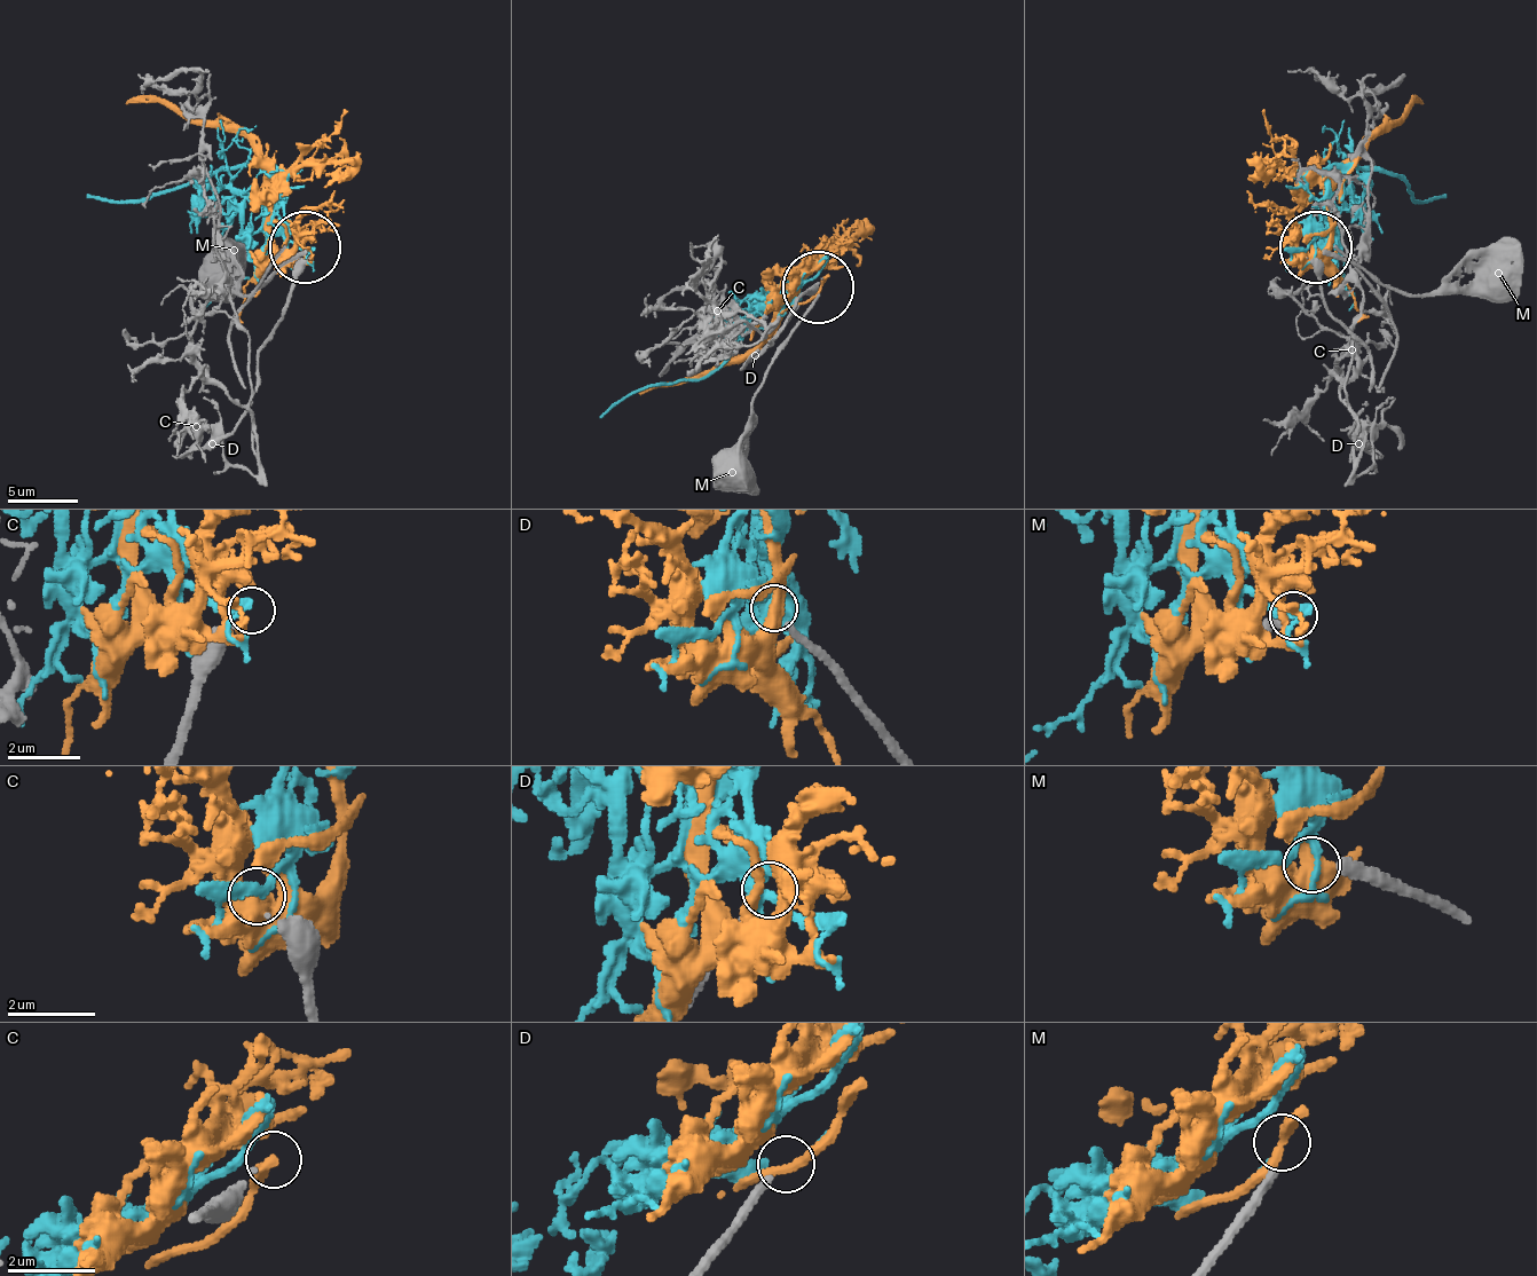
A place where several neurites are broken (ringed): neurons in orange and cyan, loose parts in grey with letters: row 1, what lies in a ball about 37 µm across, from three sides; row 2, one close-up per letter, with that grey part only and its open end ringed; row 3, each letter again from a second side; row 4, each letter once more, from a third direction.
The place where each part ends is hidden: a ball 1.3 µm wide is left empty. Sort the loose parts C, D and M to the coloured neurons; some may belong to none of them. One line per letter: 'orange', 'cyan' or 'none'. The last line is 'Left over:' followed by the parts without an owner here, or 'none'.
C: none
D: none
M: orange
Left over: C, D

